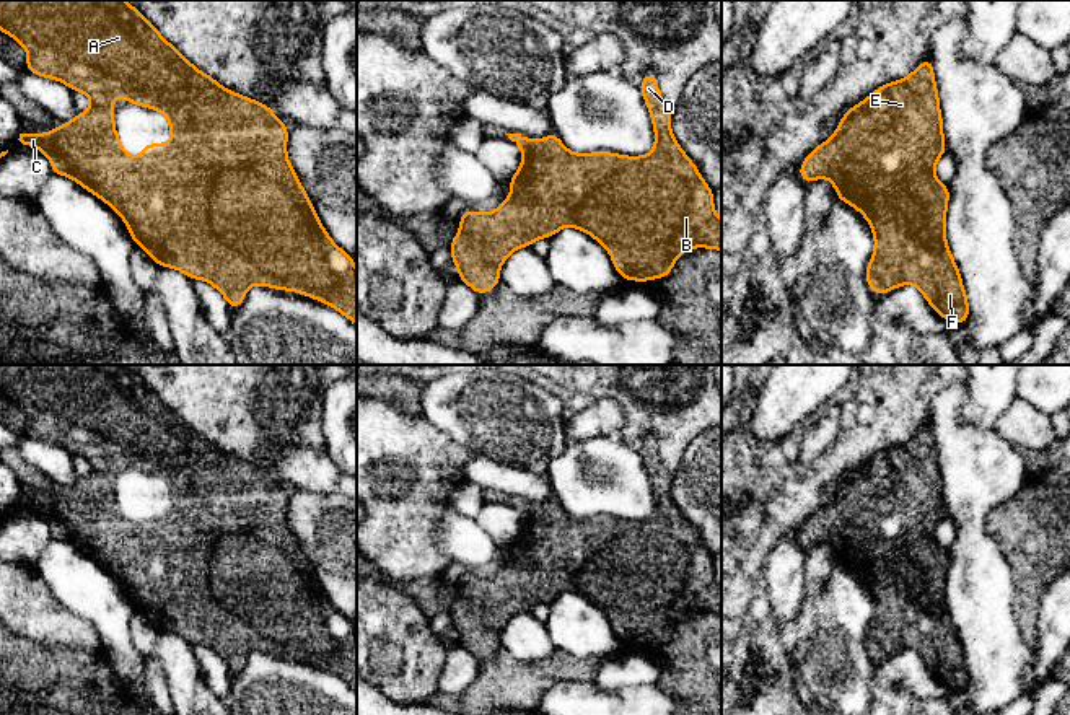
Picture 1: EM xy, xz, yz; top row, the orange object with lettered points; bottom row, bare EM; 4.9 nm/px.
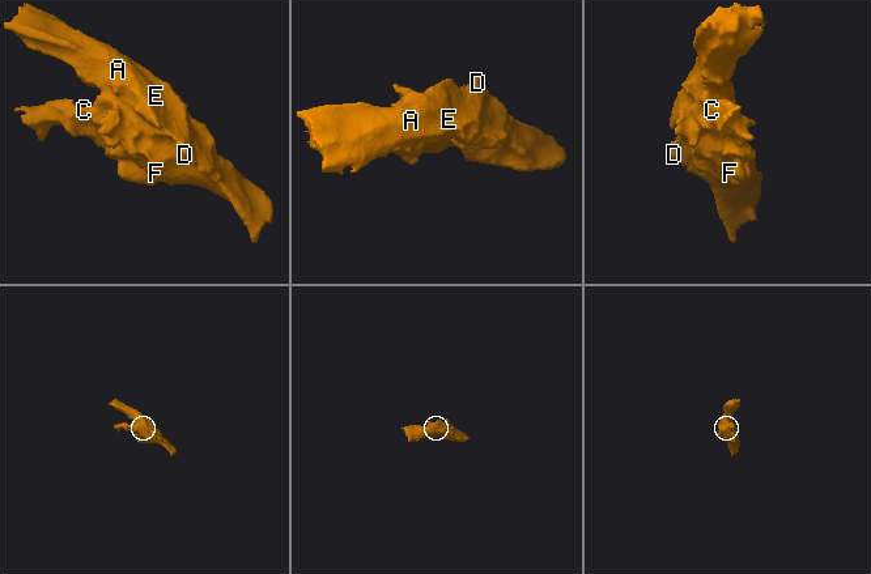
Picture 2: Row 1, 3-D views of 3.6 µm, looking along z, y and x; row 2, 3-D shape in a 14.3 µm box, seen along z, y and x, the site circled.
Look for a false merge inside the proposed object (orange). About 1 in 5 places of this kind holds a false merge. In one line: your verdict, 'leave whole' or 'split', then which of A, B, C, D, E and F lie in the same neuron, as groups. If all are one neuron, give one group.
leave whole | A B C D E F

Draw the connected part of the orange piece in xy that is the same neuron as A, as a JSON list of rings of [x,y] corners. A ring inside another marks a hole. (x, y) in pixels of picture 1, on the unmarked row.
[[[0,365],[0,396],[10,399],[28,415],[24,435],[44,443],[62,446],[73,456],[81,456],[91,464],[91,472],[86,477],[78,477],[73,485],[60,489],[52,497],[46,498],[20,498],[18,505],[23,510],[42,516],[49,523],[54,539],[77,546],[88,557],[112,572],[125,586],[134,608],[143,612],[160,632],[174,632],[192,645],[197,643],[212,648],[228,665],[233,676],[243,669],[251,650],[265,650],[274,655],[296,656],[319,665],[357,689],[357,635],[353,622],[340,614],[321,590],[309,562],[287,523],[287,503],[290,495],[287,493],[287,489],[277,484],[269,471],[235,456],[228,456],[217,445],[200,436],[125,365]],[[117,459],[124,461],[130,469],[163,477],[171,492],[173,505],[169,508],[142,510],[138,513],[147,518],[145,521],[129,521],[124,516],[122,505],[117,502],[114,492],[112,466]]]

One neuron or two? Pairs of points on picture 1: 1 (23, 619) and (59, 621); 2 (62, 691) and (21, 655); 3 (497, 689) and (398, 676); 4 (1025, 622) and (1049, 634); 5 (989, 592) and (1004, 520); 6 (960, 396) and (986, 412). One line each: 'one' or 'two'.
1: one
2: one
3: two
4: two
5: two
6: two

